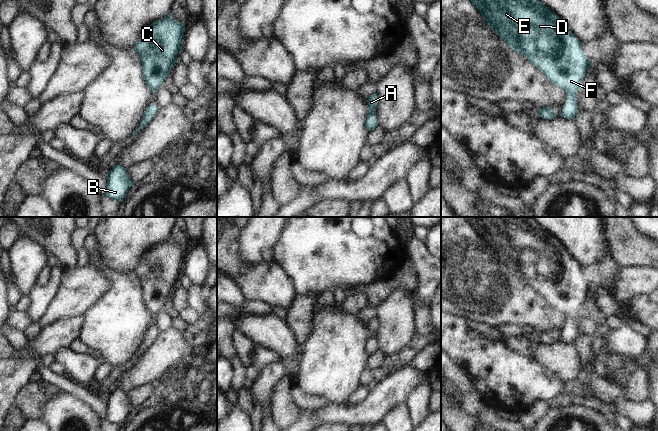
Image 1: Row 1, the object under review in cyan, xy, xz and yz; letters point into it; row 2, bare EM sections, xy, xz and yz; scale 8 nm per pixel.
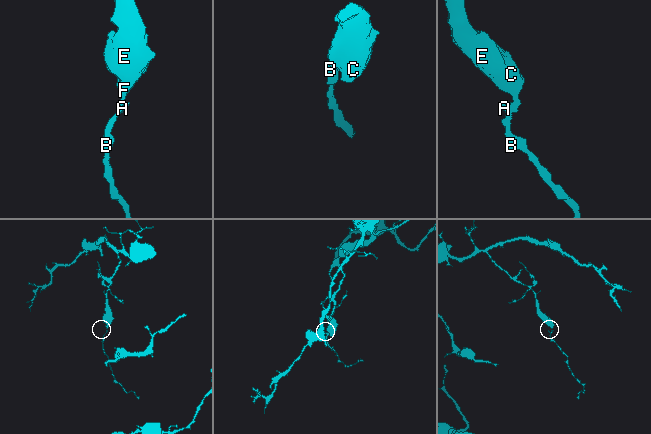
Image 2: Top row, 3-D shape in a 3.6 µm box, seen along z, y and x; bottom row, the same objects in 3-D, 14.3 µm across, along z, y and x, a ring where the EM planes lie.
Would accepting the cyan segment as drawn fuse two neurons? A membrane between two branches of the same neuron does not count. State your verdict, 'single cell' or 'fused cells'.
single cell

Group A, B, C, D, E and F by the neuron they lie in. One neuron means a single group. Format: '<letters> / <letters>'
A B C D E F

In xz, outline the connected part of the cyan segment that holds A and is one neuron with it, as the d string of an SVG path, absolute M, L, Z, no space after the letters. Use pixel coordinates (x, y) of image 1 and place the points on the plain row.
M377 317L372 318L368 324L368 332L369 332L369 338L367 339L365 343L365 350L367 354L373 354L376 350L378 350L378 345L375 337L375 331L377 330L379 325L379 321Z

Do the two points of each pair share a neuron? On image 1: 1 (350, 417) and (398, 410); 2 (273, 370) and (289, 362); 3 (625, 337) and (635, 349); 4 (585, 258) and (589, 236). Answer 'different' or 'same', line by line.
1: different
2: different
3: same
4: same

